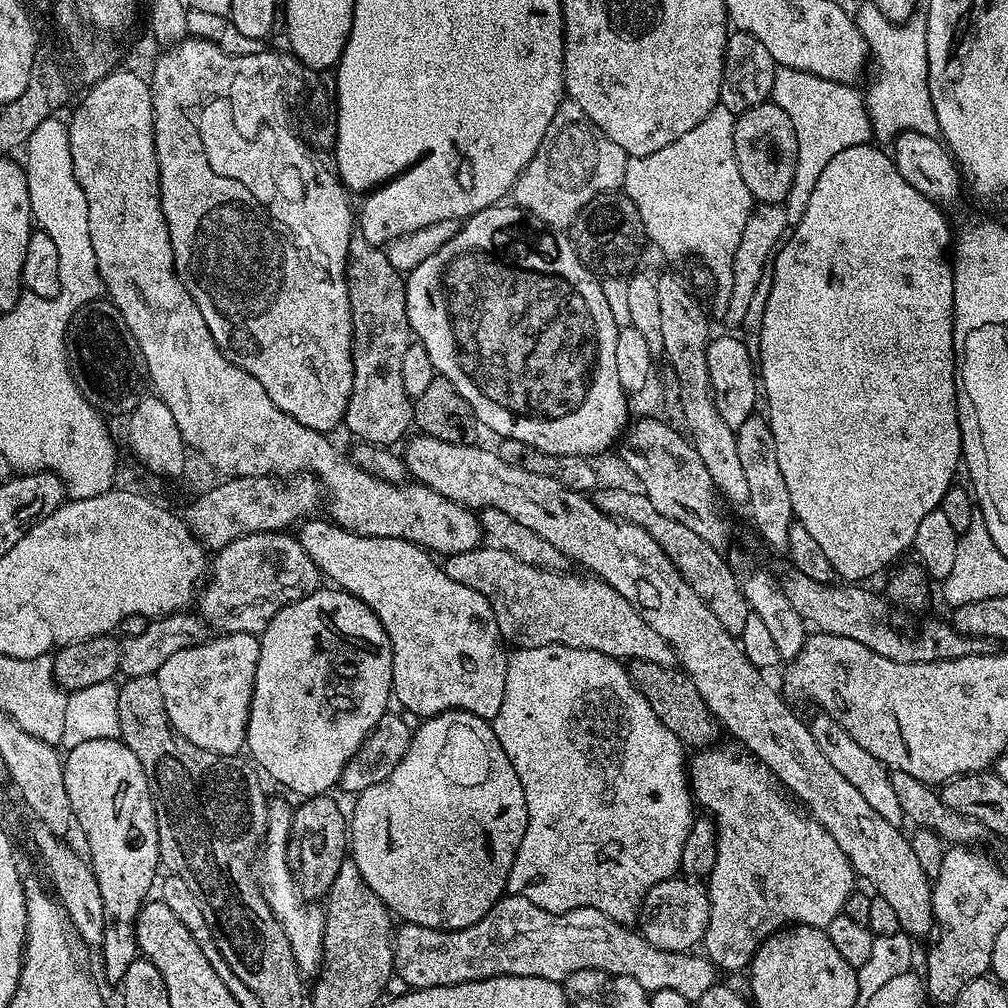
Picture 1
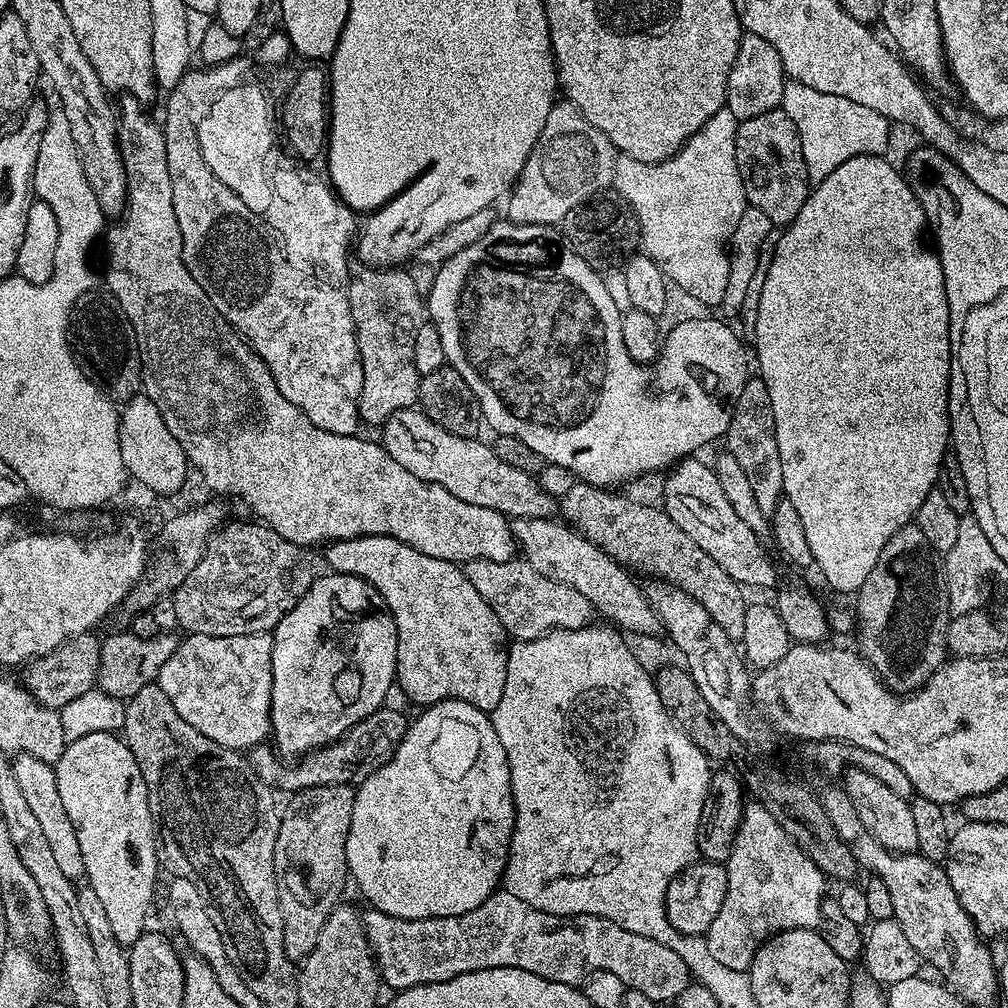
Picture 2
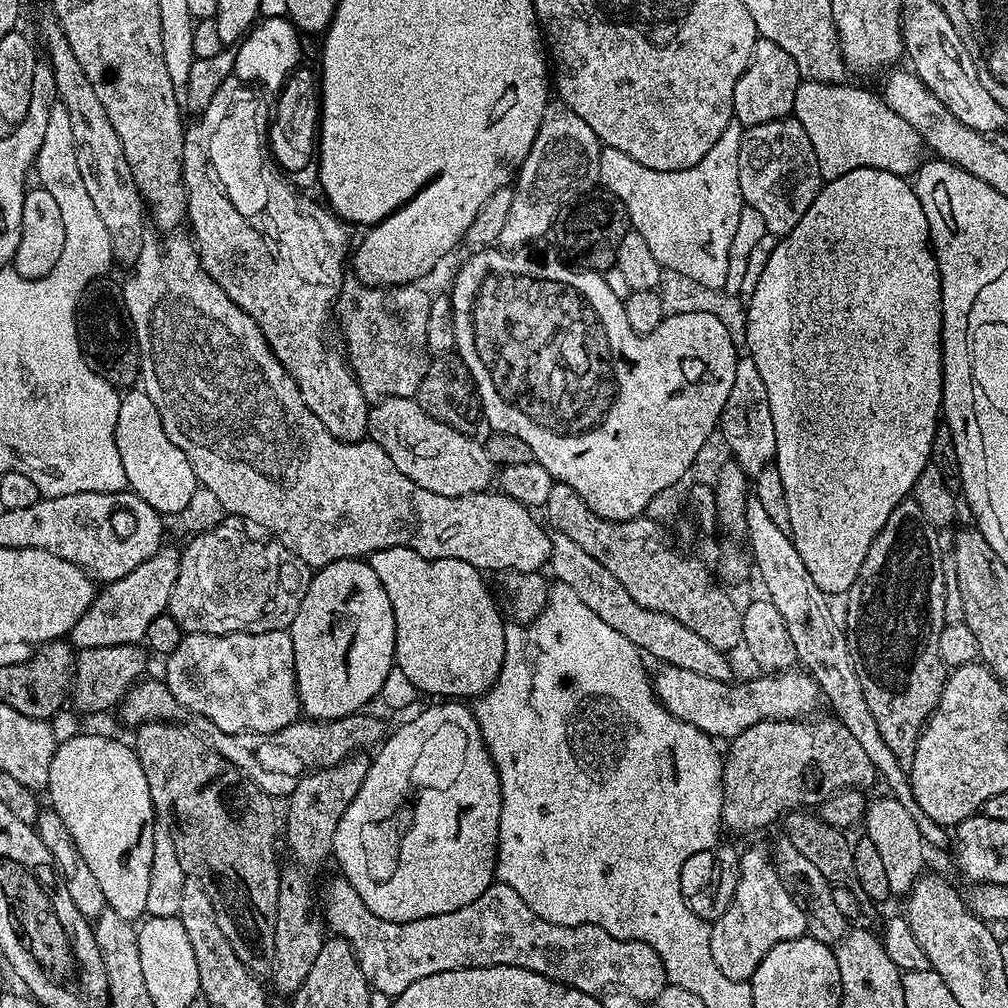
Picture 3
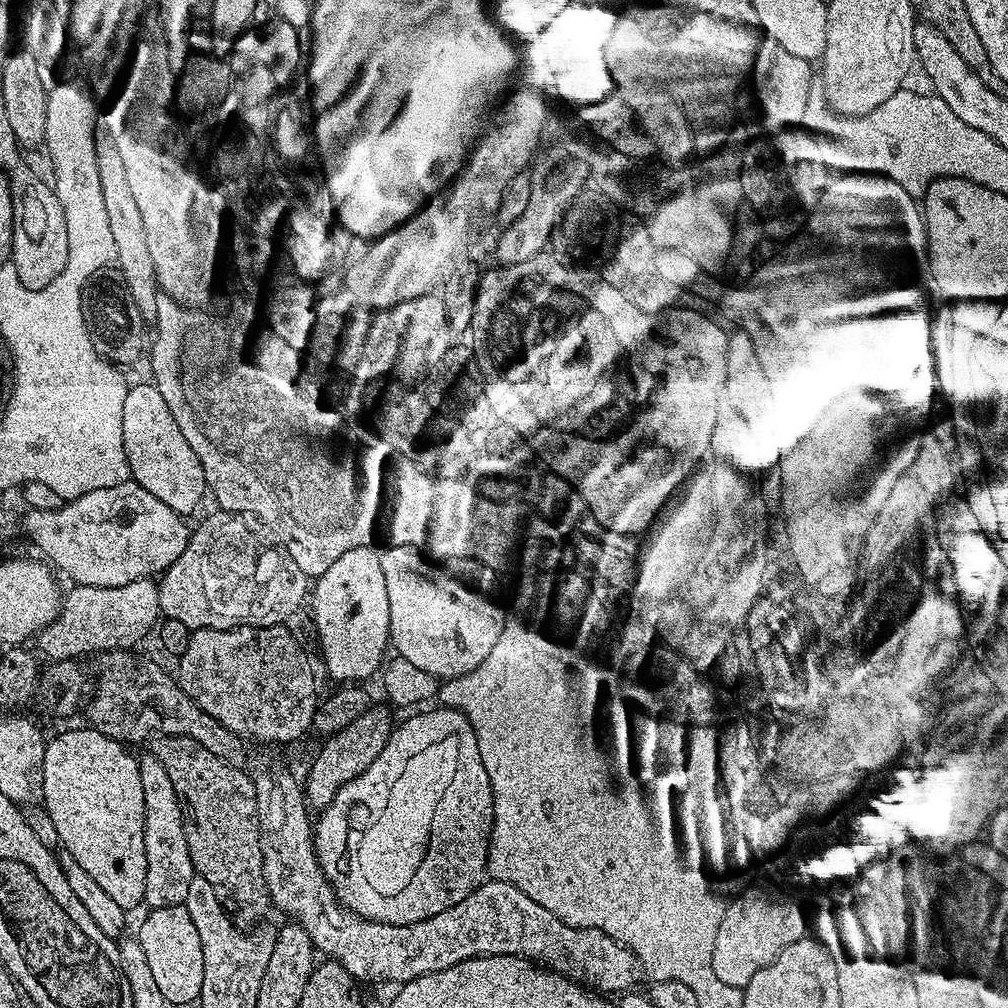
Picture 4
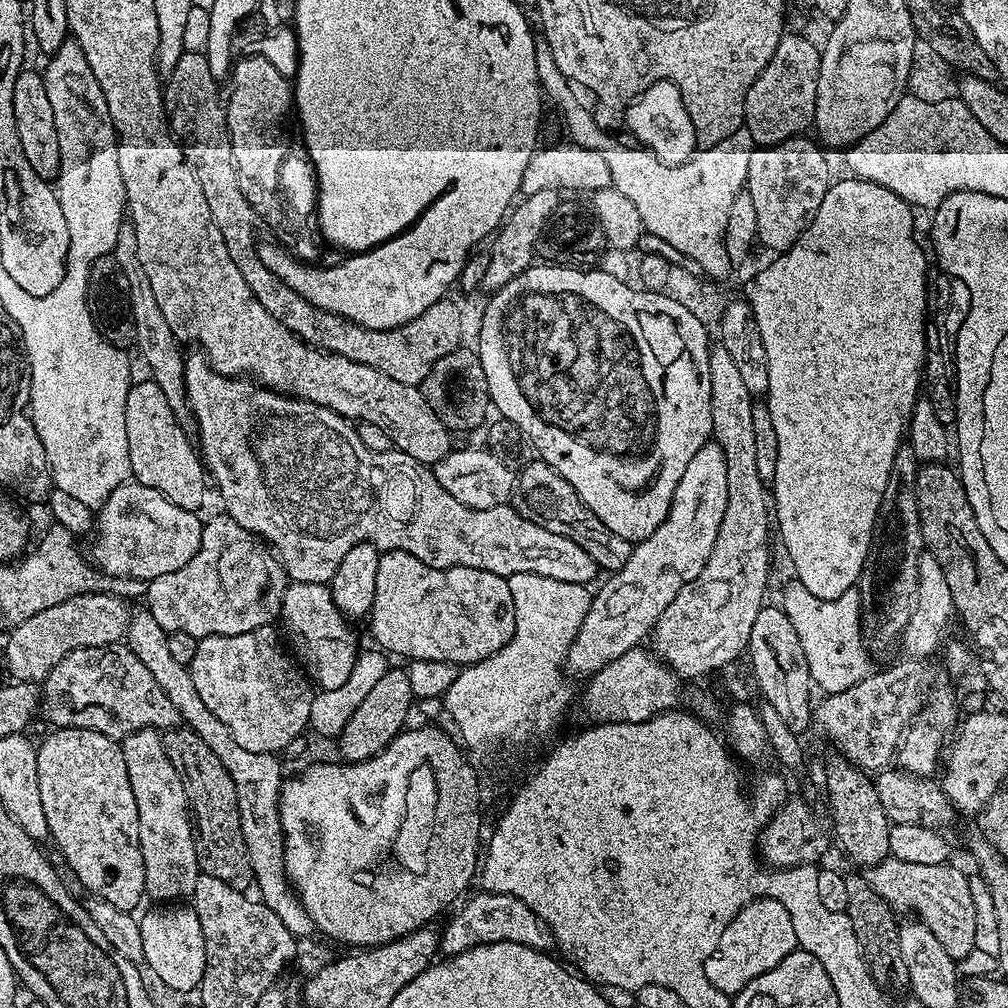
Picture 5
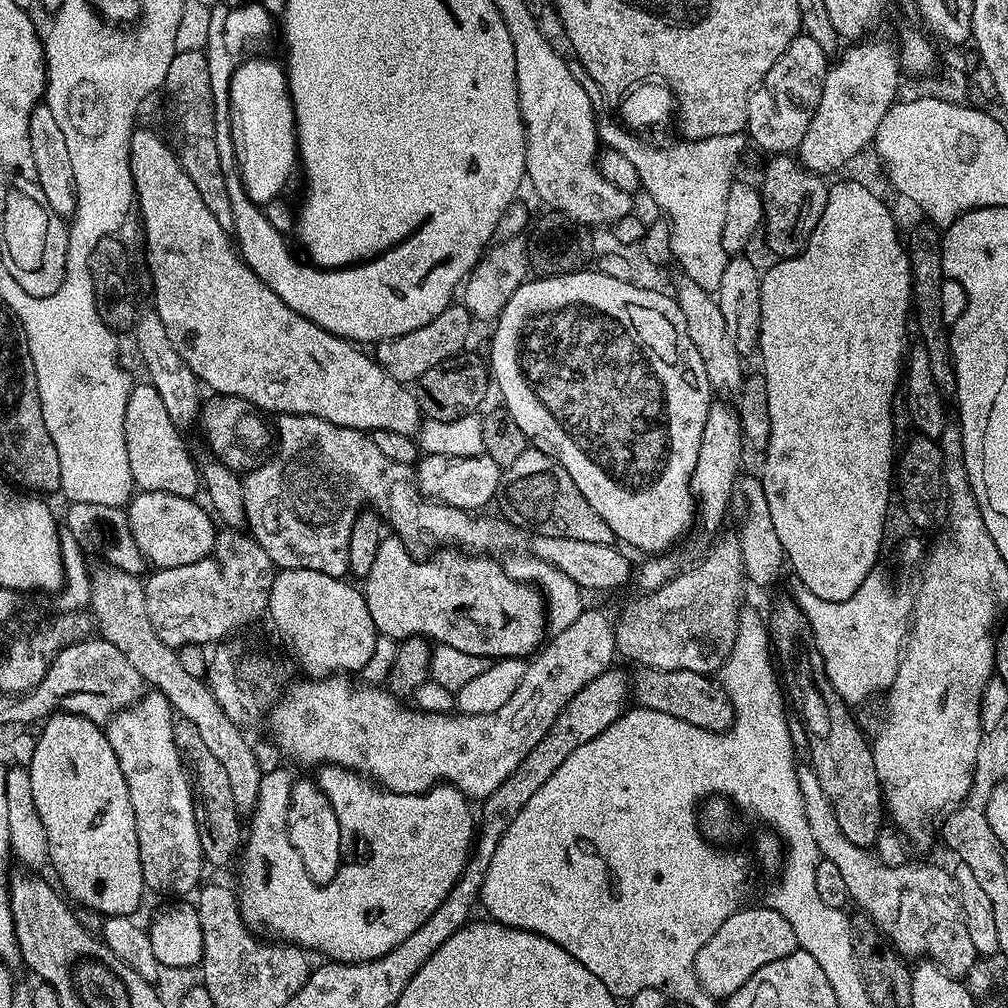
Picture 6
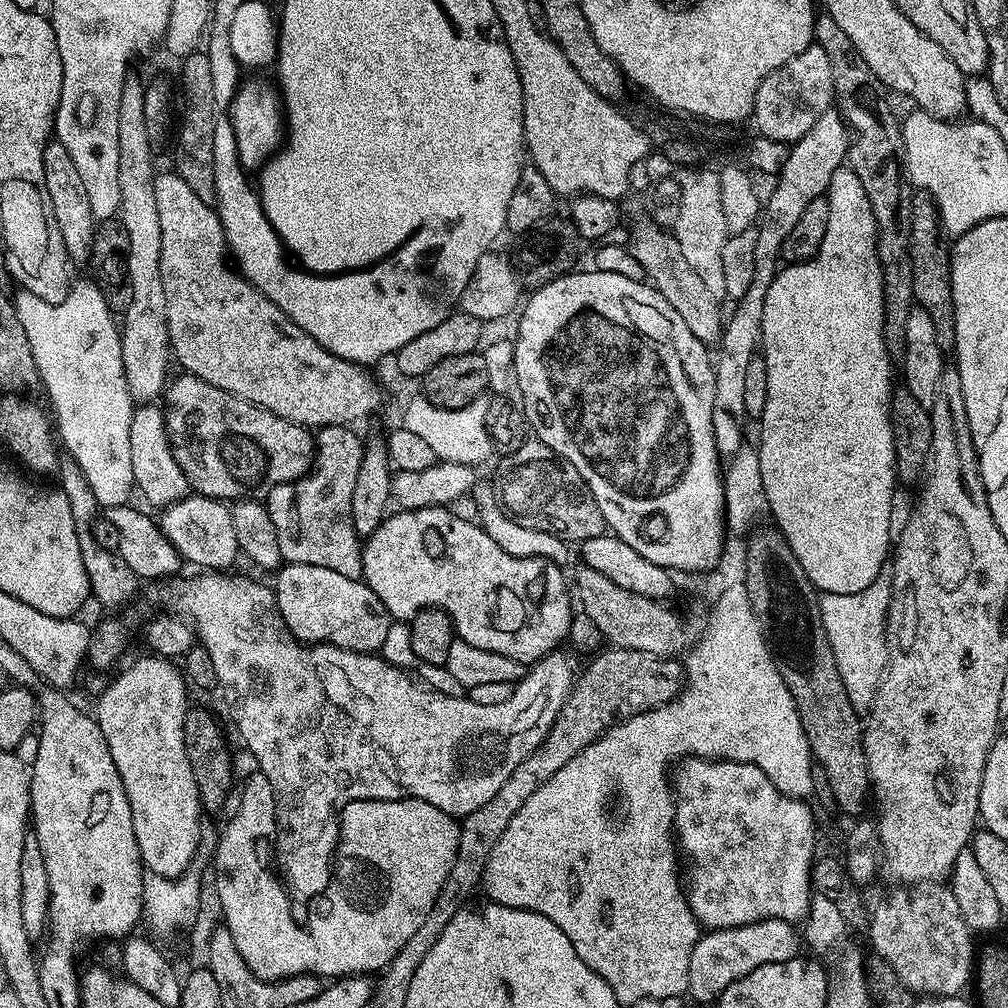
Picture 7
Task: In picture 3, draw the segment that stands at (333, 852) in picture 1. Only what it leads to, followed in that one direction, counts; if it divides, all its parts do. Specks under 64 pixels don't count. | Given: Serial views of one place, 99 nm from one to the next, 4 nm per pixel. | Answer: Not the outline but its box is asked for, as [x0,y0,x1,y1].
[270,754,372,998]

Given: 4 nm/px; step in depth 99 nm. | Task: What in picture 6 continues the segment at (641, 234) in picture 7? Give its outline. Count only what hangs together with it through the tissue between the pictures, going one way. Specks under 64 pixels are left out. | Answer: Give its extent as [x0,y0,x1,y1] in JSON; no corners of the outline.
[674,279,746,398]

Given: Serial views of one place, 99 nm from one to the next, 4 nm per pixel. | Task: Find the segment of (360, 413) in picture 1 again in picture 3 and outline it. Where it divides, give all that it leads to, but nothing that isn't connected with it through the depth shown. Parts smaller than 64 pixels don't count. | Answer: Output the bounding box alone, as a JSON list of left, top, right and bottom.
[334,274,432,402]

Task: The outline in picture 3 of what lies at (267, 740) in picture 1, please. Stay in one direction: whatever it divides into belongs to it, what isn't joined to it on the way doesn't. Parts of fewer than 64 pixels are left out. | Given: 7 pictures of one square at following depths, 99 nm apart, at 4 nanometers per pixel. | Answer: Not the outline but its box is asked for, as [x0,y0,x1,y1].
[290,559,396,720]

